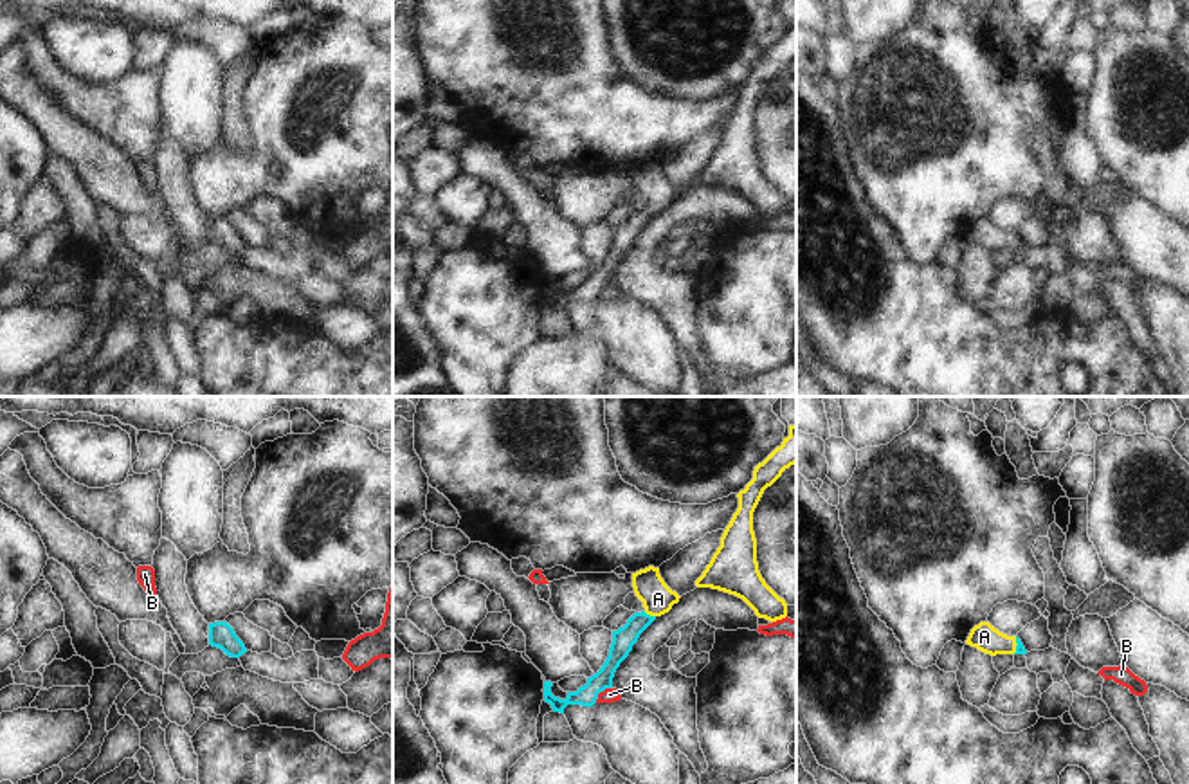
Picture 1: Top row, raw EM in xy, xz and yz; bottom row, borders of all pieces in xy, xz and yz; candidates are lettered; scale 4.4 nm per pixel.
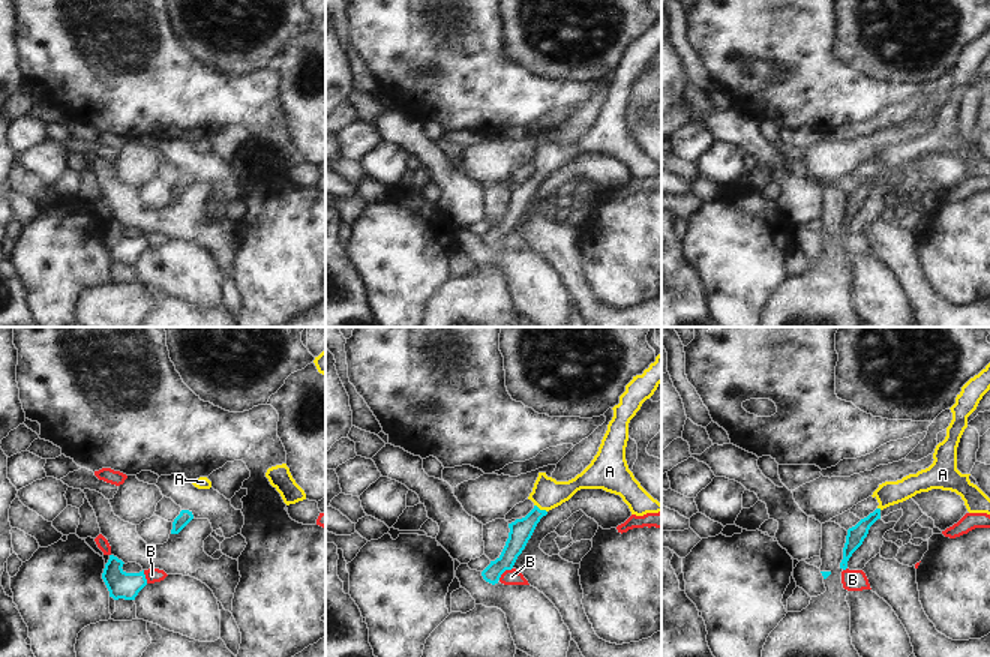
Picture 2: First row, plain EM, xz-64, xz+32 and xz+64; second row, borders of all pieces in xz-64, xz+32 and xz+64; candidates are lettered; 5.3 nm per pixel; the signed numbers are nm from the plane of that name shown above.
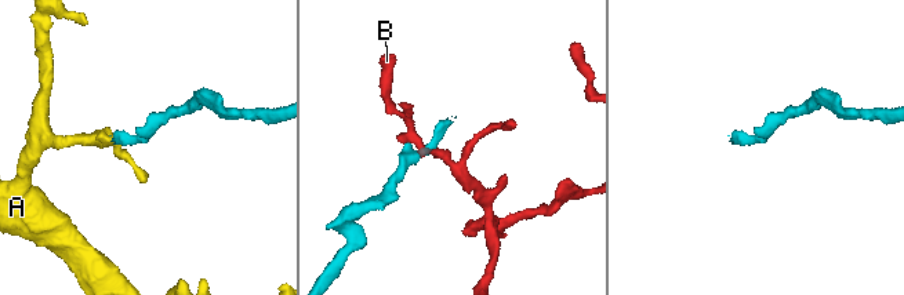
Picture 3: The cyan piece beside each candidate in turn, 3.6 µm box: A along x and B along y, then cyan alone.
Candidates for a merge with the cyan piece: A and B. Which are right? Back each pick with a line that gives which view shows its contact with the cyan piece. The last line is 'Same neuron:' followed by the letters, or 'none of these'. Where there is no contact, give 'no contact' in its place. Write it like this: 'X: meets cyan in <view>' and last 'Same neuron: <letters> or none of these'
A: meets cyan in xz
Same neuron: A

